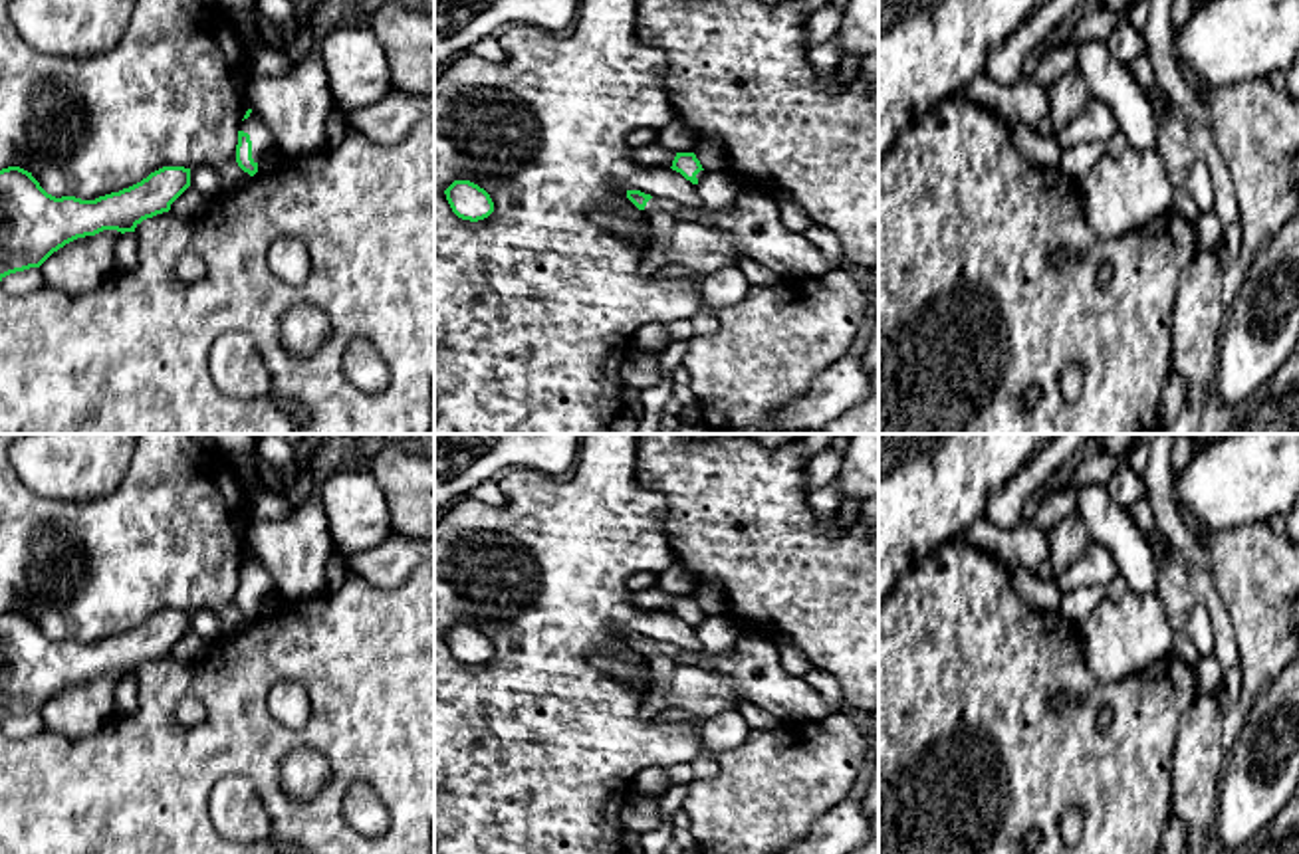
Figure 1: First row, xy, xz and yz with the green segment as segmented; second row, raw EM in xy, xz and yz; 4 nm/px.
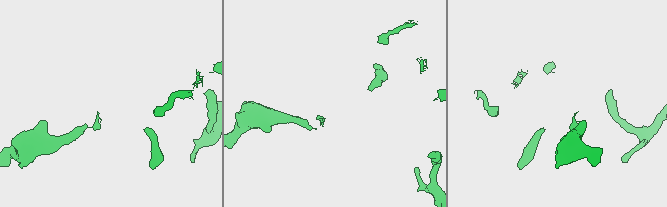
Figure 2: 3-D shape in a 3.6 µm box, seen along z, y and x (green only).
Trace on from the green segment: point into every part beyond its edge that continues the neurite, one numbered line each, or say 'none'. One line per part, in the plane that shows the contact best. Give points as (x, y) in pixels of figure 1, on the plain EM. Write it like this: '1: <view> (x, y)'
1: xy (262, 585)

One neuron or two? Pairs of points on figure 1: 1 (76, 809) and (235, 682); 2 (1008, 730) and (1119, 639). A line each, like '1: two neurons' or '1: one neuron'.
1: one neuron
2: two neurons

